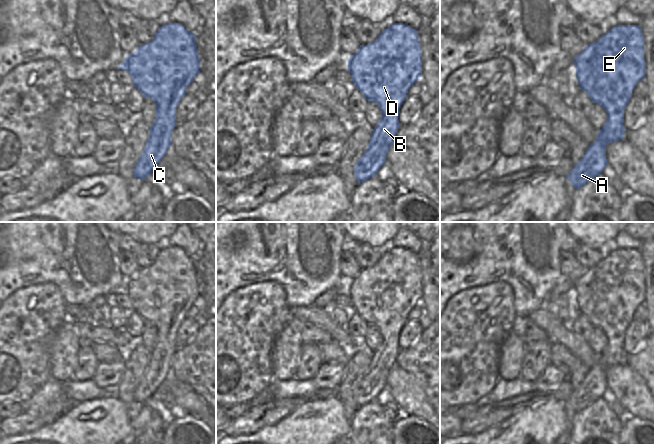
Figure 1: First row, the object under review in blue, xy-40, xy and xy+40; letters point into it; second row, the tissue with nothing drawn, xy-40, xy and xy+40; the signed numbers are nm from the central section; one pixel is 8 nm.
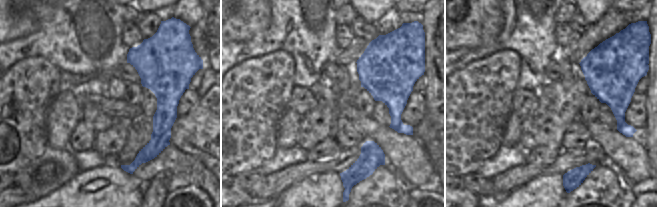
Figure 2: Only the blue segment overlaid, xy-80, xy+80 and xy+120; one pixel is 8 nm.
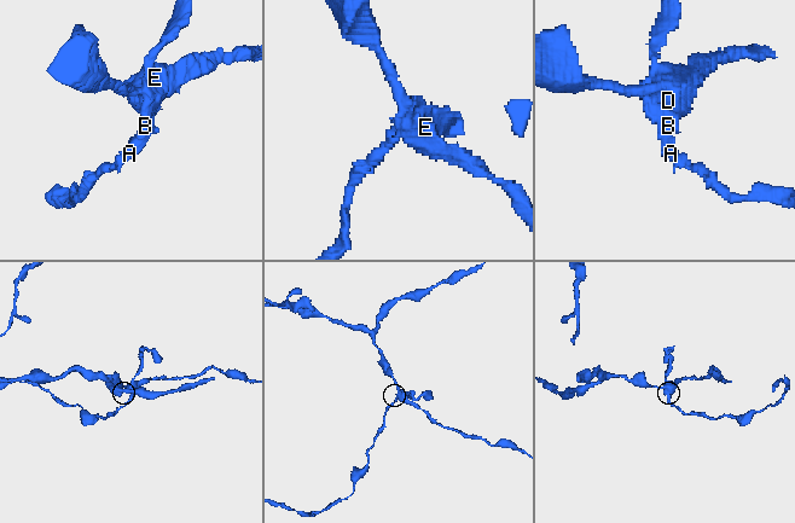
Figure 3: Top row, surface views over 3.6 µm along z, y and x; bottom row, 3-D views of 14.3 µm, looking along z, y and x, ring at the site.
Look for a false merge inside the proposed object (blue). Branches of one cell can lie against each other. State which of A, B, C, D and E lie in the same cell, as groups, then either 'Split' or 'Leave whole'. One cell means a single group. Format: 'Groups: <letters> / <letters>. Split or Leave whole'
Groups: A B C D / E. Split

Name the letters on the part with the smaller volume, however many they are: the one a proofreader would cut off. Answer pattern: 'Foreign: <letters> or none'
Foreign: A, B, C, D

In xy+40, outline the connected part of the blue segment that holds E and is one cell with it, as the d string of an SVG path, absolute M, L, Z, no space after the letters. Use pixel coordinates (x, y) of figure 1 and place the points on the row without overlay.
M617 249L619 261L614 263L593 283L574 281L576 302L580 311L593 311L604 306L605 301L614 301L612 294L622 287L631 293L642 294L642 304L646 298L644 284L644 262L642 253L637 249Z

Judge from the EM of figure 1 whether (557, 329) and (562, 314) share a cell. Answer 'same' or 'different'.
different

